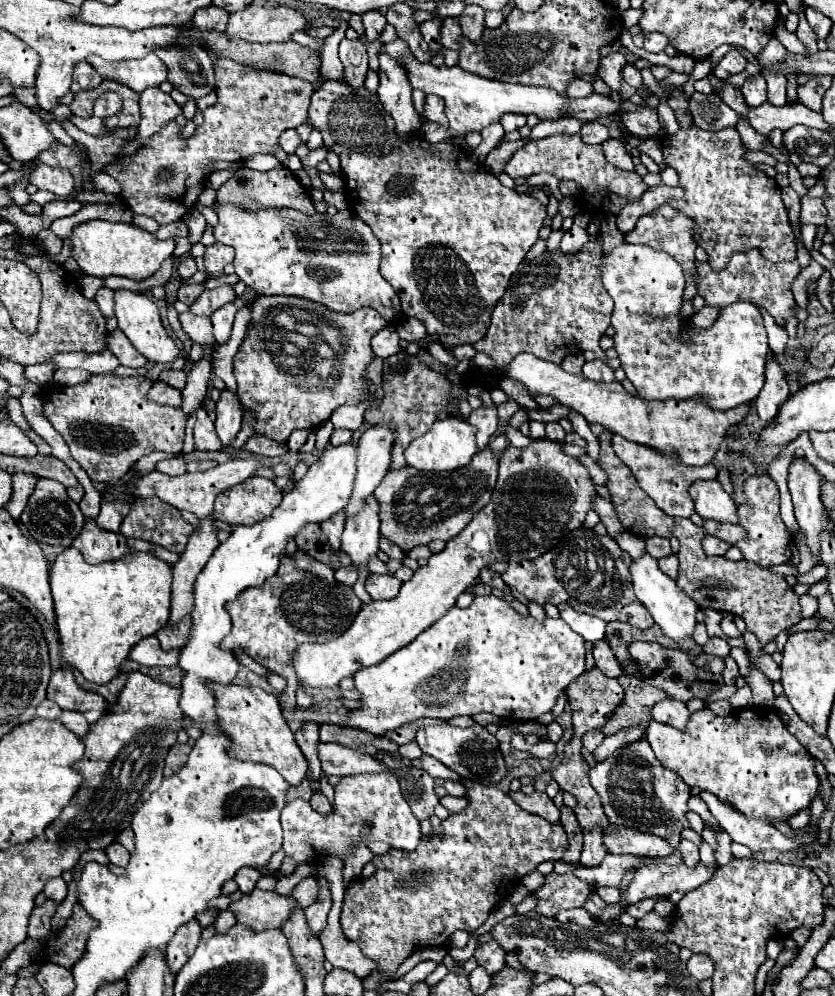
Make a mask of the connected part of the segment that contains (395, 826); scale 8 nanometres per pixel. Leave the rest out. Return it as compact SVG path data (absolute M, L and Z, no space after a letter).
M390 772L384 774L356 774L340 778L336 786L336 806L328 816L320 816L302 800L294 800L282 810L282 828L284 828L284 852L294 858L298 864L312 862L314 852L342 856L350 850L350 842L380 840L392 848L414 850L420 844L422 832L420 822L410 812L408 802L404 800L398 778Z

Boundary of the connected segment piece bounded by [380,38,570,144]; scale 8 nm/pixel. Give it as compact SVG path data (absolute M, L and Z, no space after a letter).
M396 38L390 44L384 44L380 48L380 54L388 54L394 60L400 60L404 64L408 82L414 90L422 90L424 94L436 94L446 104L446 116L448 116L449 128L443 130L435 124L422 124L421 131L425 140L432 144L441 142L447 137L464 136L472 130L482 130L492 122L498 122L502 114L514 112L514 114L536 114L542 120L556 120L562 118L560 110L570 100L566 94L558 94L552 88L538 88L538 86L522 86L522 84L504 84L504 82L492 82L488 78L480 78L476 74L468 74L466 70L460 70L460 66L434 66L430 62L418 62L404 38Z

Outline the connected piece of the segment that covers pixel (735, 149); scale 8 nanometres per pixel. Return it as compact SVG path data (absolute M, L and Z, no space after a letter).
M692 124L662 138L660 148L664 164L678 172L678 186L684 190L682 200L668 200L668 204L694 220L696 244L706 250L712 268L724 270L734 252L748 252L752 248L758 248L770 262L796 258L796 236L790 228L780 190L770 176L744 158L746 146L734 126L710 132Z

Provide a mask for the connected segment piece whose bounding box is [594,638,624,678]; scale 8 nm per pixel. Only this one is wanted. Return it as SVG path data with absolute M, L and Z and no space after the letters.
M602 638L600 642L594 642L594 660L596 660L596 666L600 666L600 670L610 678L618 678L624 672L620 662L612 654L606 638Z

